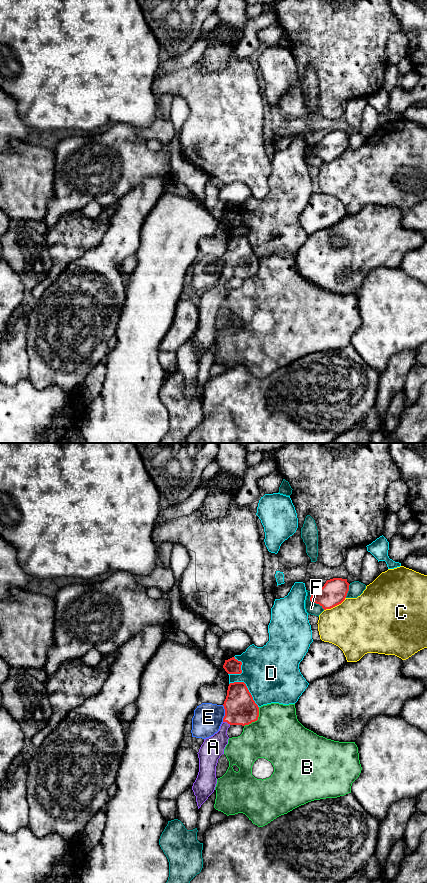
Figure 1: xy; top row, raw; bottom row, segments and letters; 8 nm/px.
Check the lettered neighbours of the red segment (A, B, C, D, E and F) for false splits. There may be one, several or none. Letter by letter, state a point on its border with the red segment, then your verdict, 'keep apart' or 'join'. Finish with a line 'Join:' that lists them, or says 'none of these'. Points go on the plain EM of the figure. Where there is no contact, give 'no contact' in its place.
A: xy (227, 274) | join
B: xy (256, 272) | keep apart
C: xy (335, 157) | keep apart
D: xy (247, 240) | keep apart
E: xy (225, 265) | keep apart
F: xy (313, 154) | keep apart
Join: A

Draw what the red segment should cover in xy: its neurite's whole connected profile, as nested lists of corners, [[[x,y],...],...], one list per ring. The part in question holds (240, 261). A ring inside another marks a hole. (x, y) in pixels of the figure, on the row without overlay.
[[[244,234],[229,236],[223,258],[225,268],[219,283],[204,291],[197,305],[199,324],[192,342],[196,348],[198,361],[215,342],[217,336],[216,318],[228,296],[228,280],[231,277],[249,277],[257,273],[259,269],[259,259]]]

